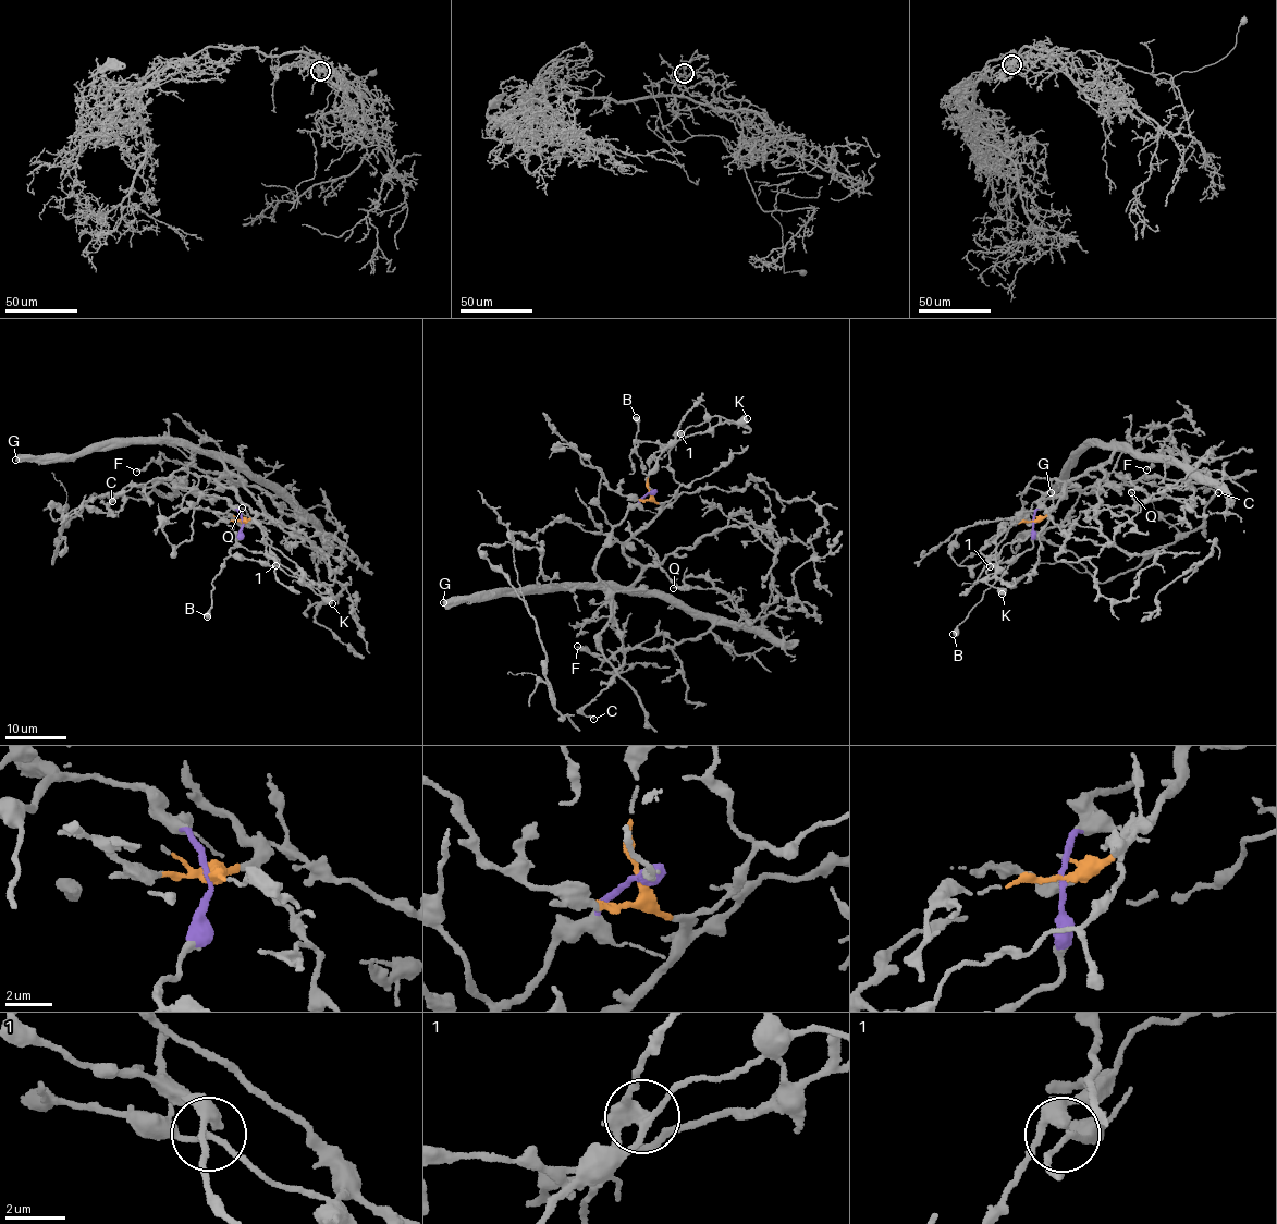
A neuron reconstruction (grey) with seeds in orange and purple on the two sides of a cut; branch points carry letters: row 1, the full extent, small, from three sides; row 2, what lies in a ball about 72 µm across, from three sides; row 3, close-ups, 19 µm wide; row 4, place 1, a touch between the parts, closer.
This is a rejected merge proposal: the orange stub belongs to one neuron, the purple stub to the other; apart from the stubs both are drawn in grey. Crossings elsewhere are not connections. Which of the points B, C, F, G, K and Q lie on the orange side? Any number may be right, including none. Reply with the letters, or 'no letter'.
C, F, G, Q

